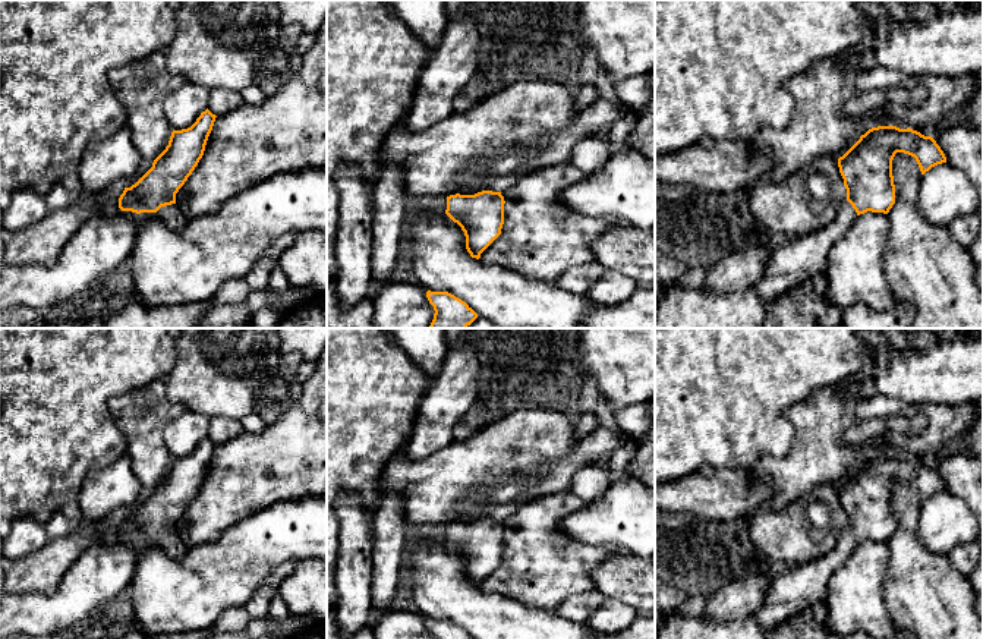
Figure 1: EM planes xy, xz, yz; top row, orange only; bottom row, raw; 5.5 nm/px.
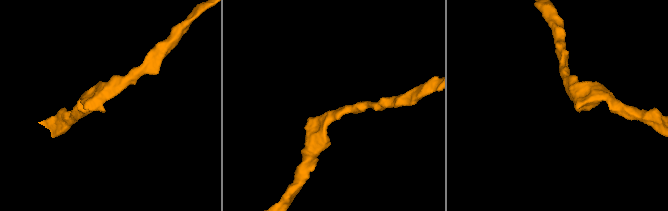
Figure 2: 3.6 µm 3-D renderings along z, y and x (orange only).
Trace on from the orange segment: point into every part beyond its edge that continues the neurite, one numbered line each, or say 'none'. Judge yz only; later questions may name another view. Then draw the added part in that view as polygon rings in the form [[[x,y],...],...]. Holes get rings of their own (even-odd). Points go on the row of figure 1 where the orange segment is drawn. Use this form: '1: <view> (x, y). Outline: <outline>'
1: yz (799, 260). Outline: [[[845,201],[837,218],[826,227],[775,248],[762,278],[753,286],[759,298],[771,302],[816,274],[826,274],[832,246],[856,223],[857,213]]]

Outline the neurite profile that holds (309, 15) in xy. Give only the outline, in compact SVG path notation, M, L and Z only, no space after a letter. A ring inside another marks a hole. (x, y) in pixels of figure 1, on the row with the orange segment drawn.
M278 0L281 25L297 25L316 34L327 21L327 0Z

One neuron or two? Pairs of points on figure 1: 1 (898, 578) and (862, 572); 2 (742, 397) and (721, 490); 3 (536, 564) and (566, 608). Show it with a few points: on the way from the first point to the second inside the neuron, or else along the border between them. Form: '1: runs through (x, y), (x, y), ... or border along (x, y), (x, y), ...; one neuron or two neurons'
1: border along (888, 543), (888, 566), (884, 576), (887, 608); two neurons
2: border along (744, 469), (715, 469), (702, 465), (692, 474); two neurons
3: border along (594, 589), (585, 594), (573, 594), (553, 610); two neurons

